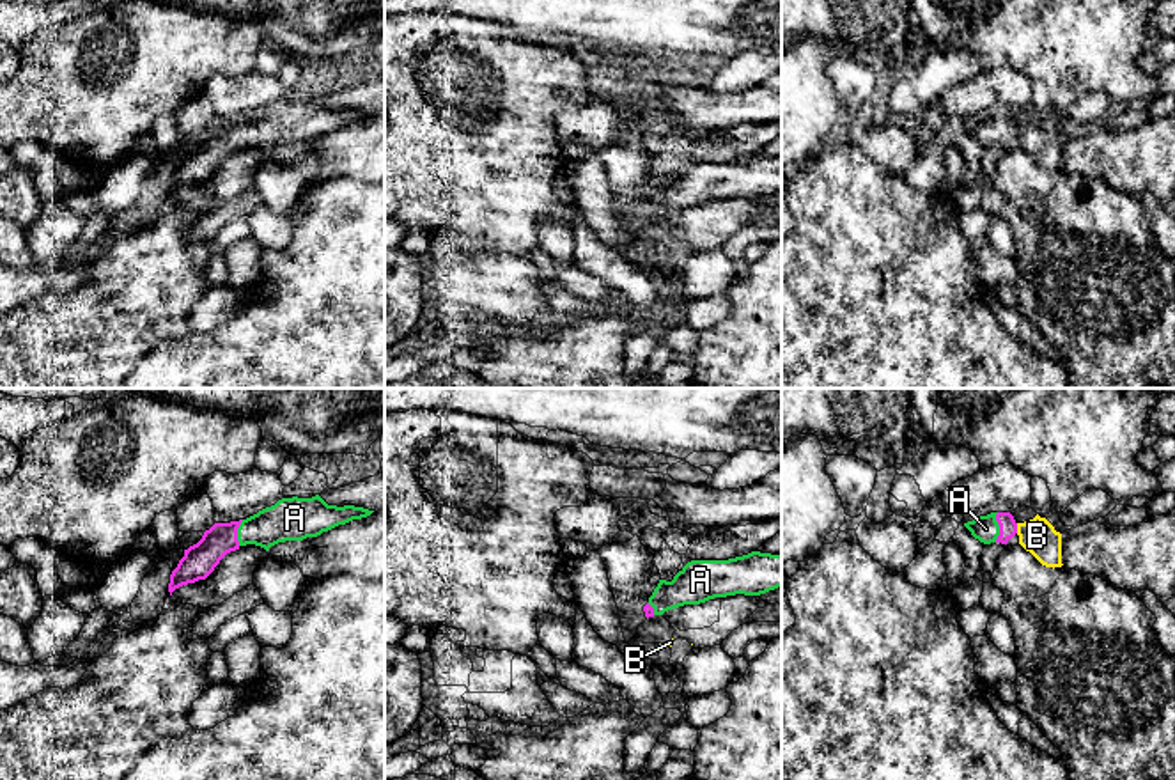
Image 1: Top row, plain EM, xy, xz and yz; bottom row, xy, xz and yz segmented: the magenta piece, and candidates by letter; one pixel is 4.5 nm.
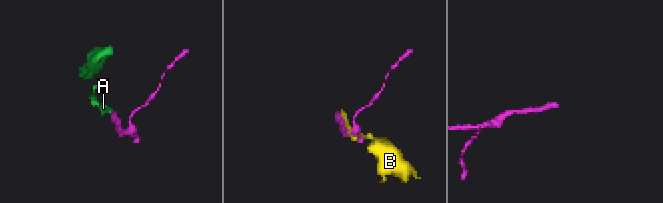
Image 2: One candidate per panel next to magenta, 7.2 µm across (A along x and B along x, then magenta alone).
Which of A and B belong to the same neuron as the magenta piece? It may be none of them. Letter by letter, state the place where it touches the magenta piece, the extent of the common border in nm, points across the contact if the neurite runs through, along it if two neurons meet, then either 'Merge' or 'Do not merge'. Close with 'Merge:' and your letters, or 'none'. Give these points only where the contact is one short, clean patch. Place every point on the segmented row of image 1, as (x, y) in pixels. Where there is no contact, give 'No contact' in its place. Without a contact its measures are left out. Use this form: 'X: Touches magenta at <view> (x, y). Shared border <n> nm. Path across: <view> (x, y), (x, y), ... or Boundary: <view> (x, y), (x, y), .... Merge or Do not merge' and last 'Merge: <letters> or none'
A: Touches magenta at yz (1000, 527). Shared border 140 nm. Path across: yz (1005, 520), (1000, 527), (986, 529). Merge
B: Touches magenta at yz (1016, 529). Shared border 50 nm. Do not merge
Merge: A

